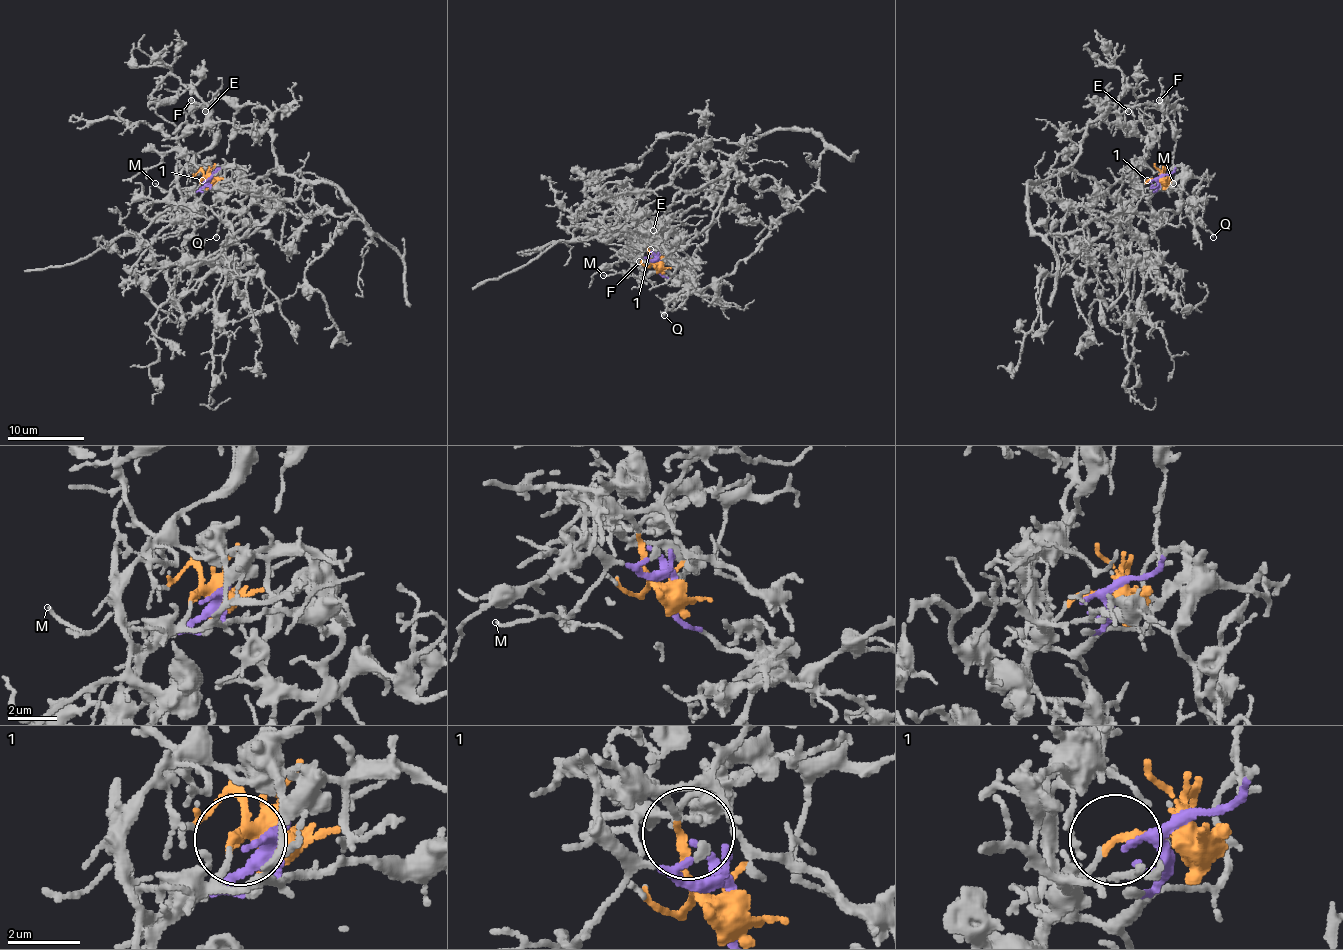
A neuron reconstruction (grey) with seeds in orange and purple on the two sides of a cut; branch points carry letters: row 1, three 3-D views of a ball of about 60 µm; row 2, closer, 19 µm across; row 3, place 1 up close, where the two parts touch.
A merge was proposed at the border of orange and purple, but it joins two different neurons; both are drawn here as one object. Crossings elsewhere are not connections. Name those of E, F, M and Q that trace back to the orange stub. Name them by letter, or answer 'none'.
E, F

